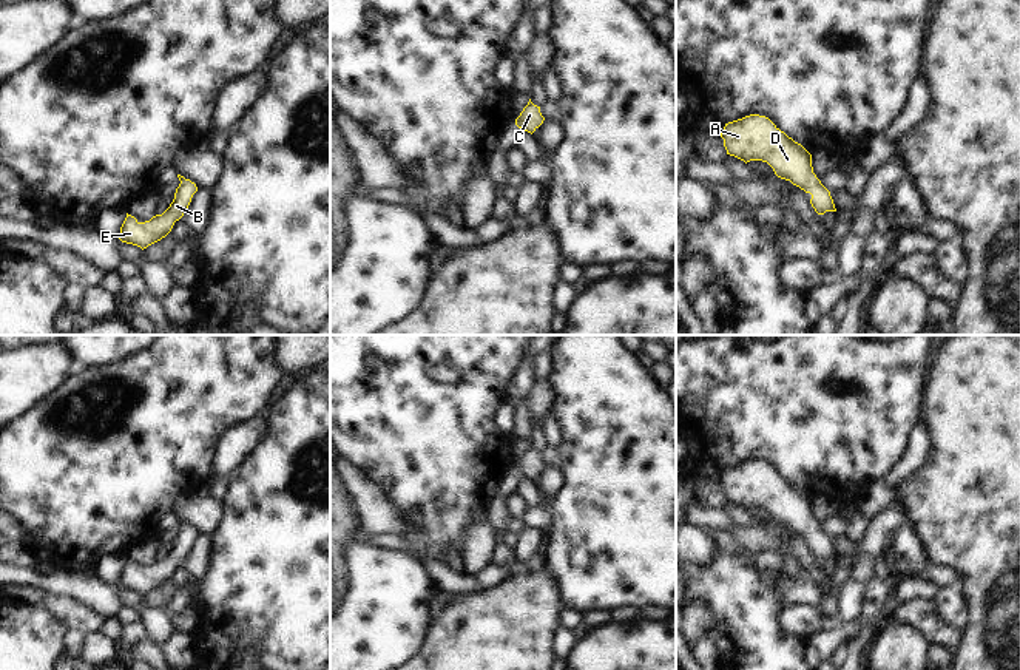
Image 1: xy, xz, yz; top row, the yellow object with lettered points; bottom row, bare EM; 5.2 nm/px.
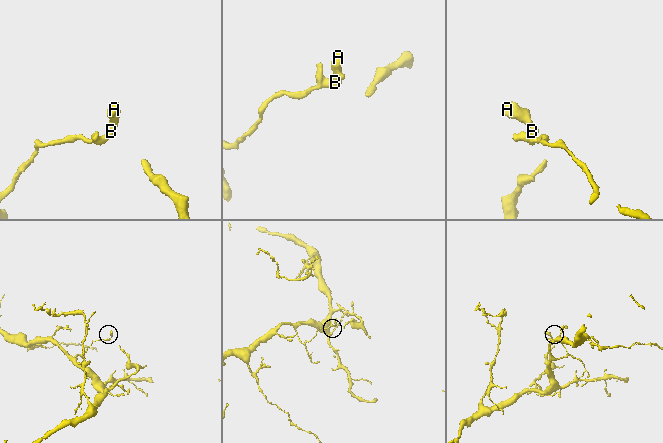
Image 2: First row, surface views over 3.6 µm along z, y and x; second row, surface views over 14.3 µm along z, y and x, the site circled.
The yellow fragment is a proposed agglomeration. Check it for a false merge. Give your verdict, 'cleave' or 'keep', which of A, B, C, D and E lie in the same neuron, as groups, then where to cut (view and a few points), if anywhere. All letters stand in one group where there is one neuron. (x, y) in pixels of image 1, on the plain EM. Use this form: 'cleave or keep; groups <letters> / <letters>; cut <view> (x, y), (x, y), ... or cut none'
keep; groups A B C D E; cut none

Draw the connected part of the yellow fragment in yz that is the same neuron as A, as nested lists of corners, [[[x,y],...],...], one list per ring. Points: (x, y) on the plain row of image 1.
[[[750,460],[725,469],[721,477],[727,500],[745,509],[767,508],[775,520],[812,540],[810,550],[818,560],[836,557],[830,537],[813,519],[812,500],[768,463]]]

